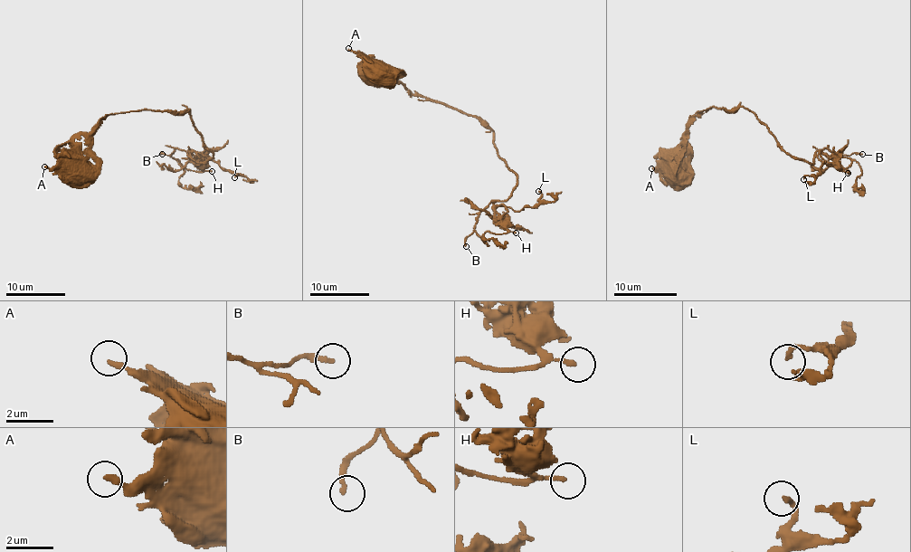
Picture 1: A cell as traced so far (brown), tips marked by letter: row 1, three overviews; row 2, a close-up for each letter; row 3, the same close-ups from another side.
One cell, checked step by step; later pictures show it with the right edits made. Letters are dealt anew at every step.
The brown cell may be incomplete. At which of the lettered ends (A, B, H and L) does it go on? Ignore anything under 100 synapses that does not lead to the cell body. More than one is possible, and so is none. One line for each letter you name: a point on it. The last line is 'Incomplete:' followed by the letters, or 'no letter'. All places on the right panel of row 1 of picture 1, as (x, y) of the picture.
B: Place: (862, 154)
Incomplete: B

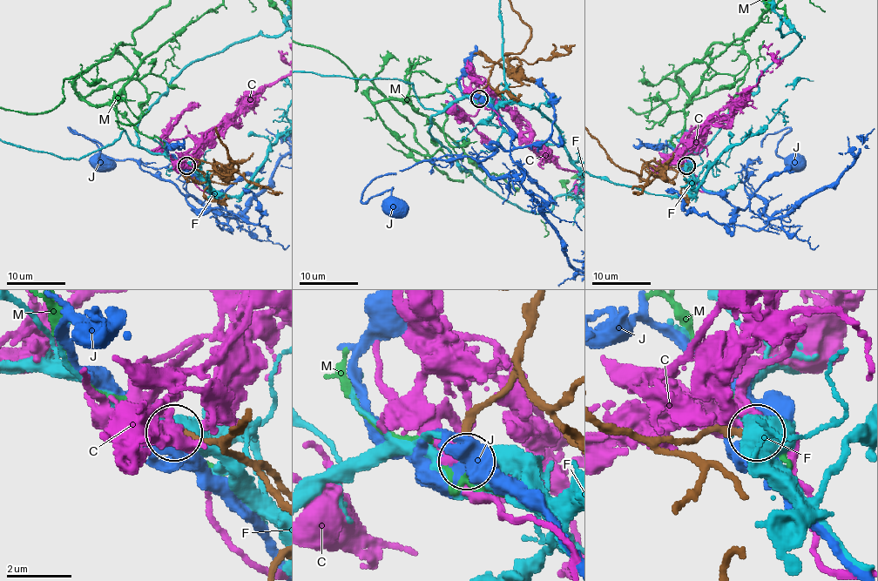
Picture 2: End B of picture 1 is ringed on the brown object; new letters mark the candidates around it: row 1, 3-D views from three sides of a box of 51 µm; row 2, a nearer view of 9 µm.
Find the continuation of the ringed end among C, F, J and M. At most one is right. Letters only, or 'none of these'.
C

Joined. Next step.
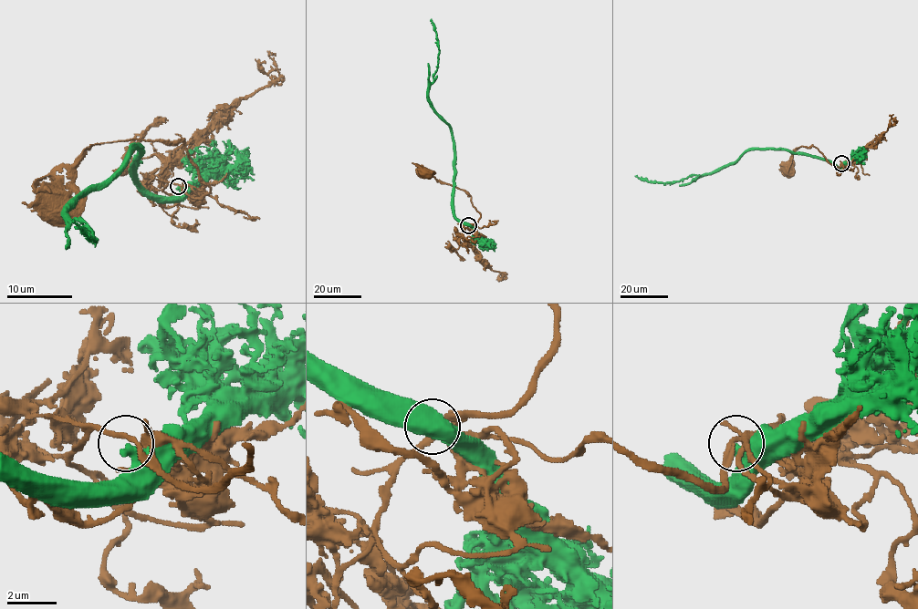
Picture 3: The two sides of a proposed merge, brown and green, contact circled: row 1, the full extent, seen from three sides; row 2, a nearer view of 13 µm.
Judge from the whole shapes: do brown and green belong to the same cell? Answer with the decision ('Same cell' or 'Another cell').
Another cell

